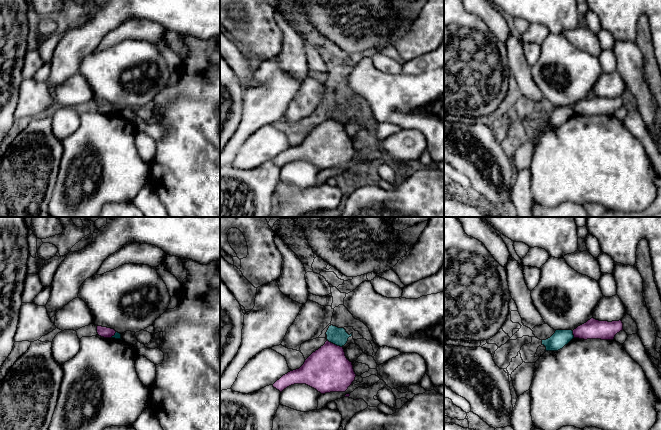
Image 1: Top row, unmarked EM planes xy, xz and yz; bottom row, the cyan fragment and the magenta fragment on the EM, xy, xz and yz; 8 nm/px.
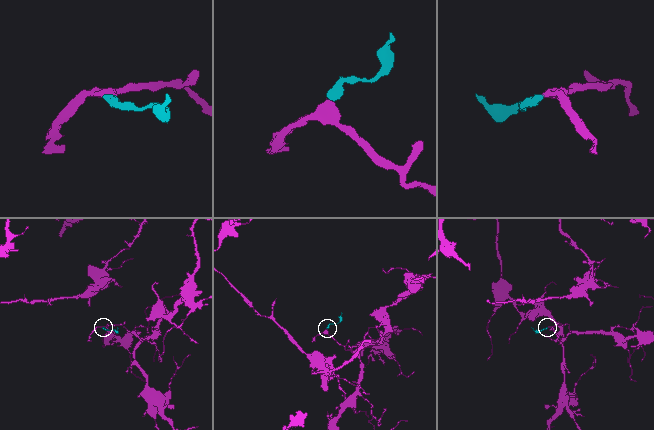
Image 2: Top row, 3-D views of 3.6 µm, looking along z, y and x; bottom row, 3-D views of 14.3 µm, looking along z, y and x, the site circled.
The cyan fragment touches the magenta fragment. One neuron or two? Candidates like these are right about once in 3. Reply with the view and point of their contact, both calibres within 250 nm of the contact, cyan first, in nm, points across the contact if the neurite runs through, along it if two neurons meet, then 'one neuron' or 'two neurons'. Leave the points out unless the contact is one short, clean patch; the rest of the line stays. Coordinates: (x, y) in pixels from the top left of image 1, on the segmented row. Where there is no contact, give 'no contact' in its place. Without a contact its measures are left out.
meets cyan in xz at (334, 343); 140 nm thick on the cyan side, 360 nm on the other; border along xz (327, 339), (341, 347); two neurons

